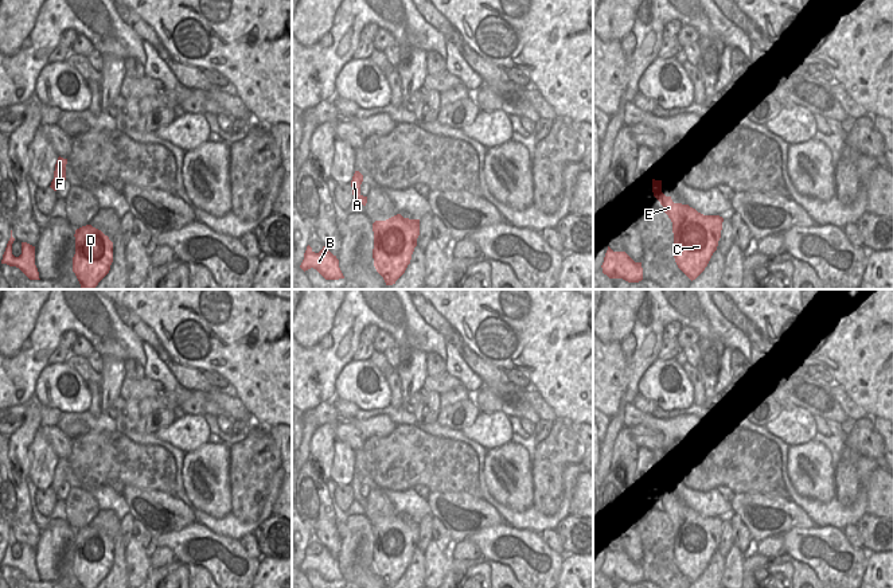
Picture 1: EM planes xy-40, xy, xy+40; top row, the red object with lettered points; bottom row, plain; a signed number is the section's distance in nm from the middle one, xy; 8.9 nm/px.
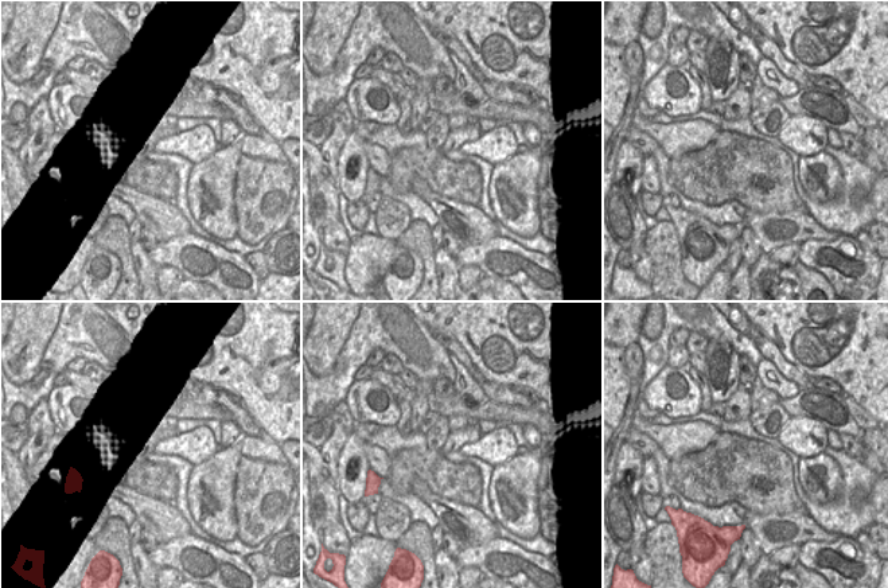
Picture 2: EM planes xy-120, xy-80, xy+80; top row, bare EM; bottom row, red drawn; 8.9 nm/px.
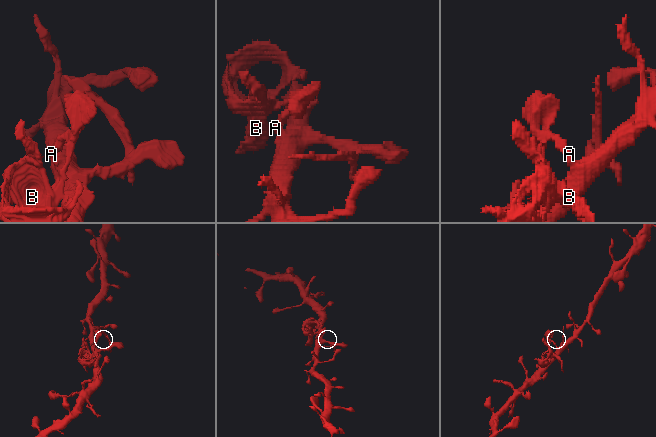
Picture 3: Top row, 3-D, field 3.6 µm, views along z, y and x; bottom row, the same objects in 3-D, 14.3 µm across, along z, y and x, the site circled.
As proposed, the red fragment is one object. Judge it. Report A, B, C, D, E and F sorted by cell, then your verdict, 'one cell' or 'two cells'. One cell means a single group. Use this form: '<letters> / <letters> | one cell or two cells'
A B F / C D E | two cells

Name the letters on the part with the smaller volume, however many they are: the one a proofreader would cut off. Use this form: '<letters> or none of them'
A, B, F

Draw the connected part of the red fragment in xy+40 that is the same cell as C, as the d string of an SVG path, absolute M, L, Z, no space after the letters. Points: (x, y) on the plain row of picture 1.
M660 497L658 502L672 523L675 564L693 583L717 552L724 519L703 517L689 506L674 505L671 498Z

